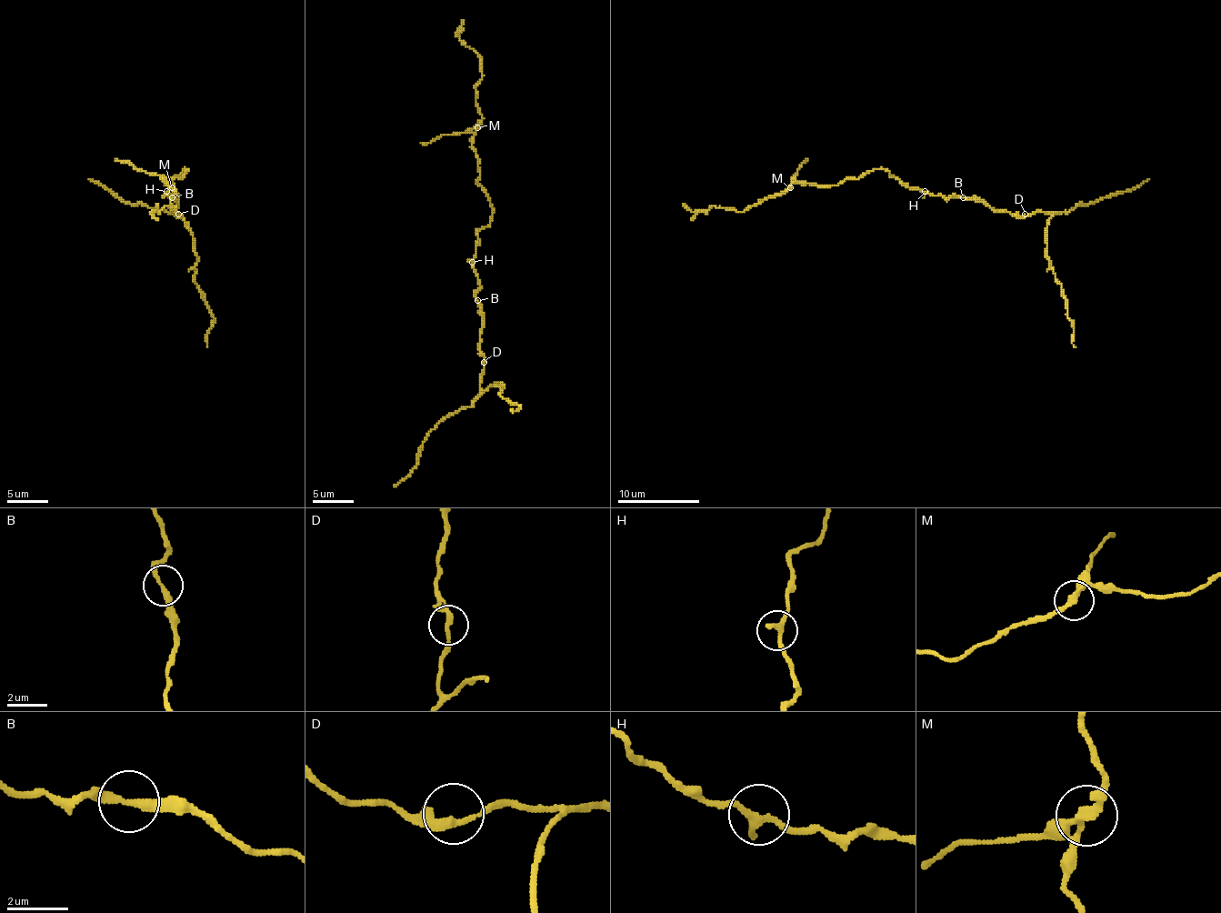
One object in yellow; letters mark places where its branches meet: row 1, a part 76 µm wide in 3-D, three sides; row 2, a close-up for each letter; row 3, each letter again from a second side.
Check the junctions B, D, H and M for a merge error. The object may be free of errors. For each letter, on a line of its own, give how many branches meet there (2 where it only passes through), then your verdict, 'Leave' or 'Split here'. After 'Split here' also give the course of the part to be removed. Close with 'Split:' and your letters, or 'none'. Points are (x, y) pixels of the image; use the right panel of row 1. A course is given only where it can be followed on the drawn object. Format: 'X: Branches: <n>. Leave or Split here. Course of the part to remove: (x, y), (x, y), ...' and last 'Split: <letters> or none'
B: Branches: 2. Leave
D: Branches: 2. Leave
H: Branches: 2. Leave
M: Branches: 2. Split here. Course of the part to remove: (789, 187), (805, 158)
Split: M

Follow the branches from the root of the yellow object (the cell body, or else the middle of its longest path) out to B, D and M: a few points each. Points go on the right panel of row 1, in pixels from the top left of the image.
B: (925, 194), (963, 197)
D: (925, 194), (969, 197), (985, 202), (995, 210), (1006, 210), (1020, 215), (1025, 214)
M: (925, 194), (905, 187), (885, 169), (873, 169), (856, 179), (848, 177), (836, 185), (795, 181), (789, 187)

